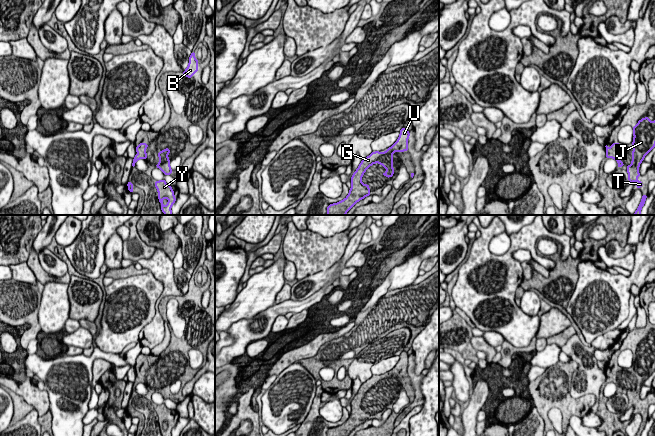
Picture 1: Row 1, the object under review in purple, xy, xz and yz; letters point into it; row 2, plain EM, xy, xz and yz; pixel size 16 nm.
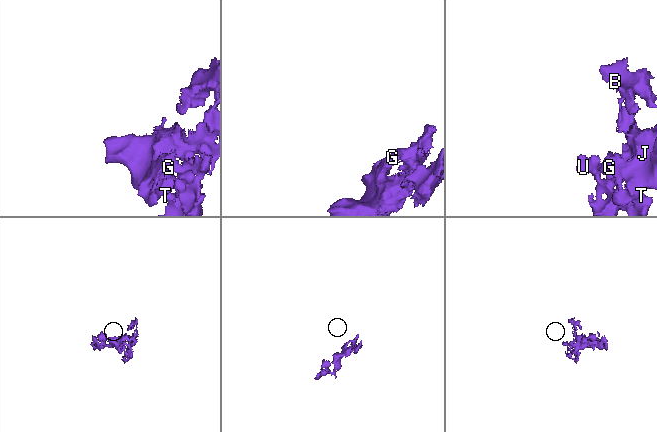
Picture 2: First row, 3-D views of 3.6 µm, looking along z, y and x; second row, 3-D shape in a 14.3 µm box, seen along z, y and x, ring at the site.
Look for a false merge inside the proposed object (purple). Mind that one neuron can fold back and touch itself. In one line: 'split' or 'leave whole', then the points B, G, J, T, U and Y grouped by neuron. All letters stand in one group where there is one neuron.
leave whole | B G J T U Y

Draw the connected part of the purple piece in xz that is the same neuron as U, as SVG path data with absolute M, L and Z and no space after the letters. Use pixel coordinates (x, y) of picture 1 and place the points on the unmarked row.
M405 351L399 357L397 365L384 375L383 378L381 375L375 375L361 385L350 403L351 413L349 414L349 418L342 425L328 429L327 436L348 436L357 426L370 419L369 409L362 407L362 400L371 389L375 387L381 388L386 393L386 396L382 397L382 400L385 399L389 402L394 399L394 392L392 390L393 377L408 375L408 362L411 358Z

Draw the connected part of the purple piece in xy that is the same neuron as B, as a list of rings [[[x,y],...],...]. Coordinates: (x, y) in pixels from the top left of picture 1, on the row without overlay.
[[[192,276],[189,281],[188,291],[183,296],[183,300],[186,300],[191,303],[192,300],[198,295],[198,284],[195,282],[196,277]]]

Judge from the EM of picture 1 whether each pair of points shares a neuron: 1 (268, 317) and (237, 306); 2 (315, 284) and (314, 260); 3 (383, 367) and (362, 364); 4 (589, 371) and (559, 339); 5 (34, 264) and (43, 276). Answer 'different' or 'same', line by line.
1: different
2: different
3: different
4: same
5: same

